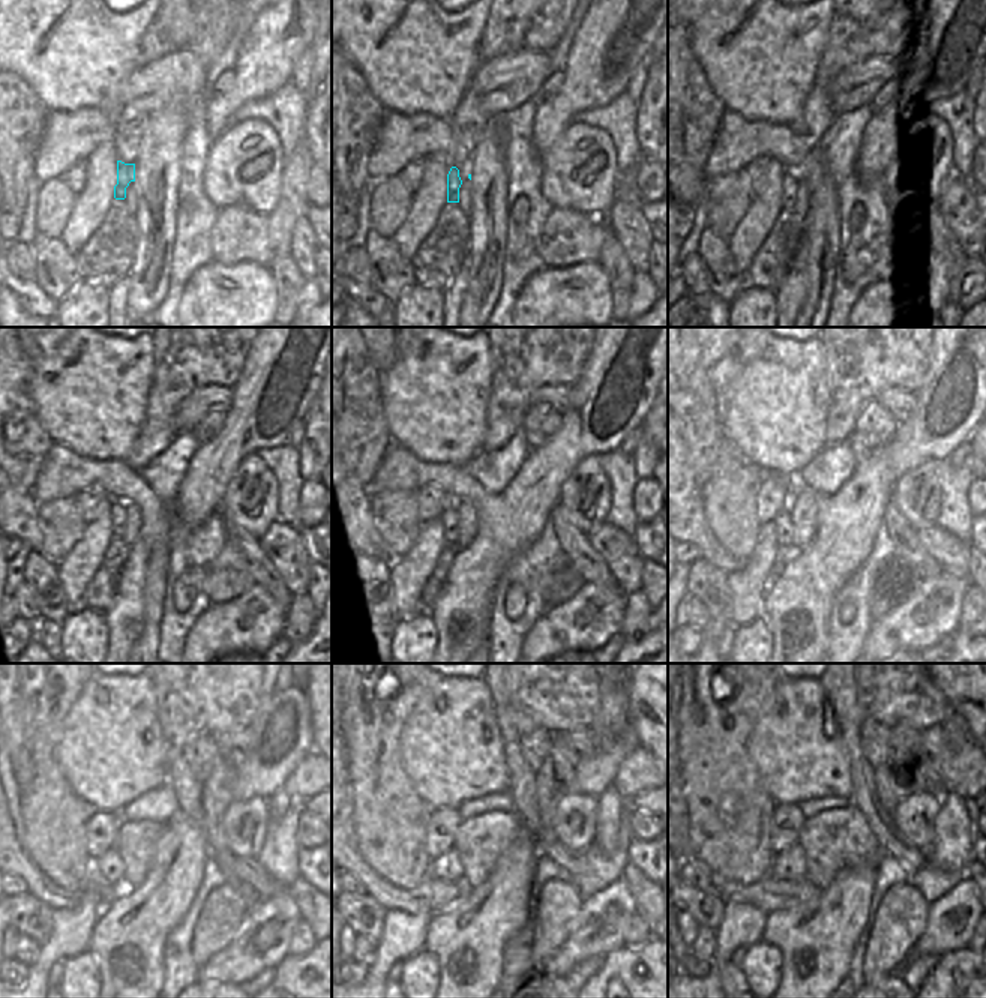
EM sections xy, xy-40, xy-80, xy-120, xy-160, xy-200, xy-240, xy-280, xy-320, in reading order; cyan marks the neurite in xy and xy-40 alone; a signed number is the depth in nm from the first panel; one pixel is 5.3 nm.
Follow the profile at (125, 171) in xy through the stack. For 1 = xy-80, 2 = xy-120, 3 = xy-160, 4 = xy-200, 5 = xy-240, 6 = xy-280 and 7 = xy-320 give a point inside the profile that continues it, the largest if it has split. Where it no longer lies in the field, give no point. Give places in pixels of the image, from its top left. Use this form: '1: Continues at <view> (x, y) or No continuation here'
1: Continues at xy-80 (790, 182)
2: Continues at xy-120 (117, 508)
3: Continues at xy-160 (450, 518)
4: Continues at xy-200 (784, 523)
5: Continues at xy-240 (108, 868)
6: Continues at xy-280 (447, 866)
7: Continues at xy-320 (788, 865).

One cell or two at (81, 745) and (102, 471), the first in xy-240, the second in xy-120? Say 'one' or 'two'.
two

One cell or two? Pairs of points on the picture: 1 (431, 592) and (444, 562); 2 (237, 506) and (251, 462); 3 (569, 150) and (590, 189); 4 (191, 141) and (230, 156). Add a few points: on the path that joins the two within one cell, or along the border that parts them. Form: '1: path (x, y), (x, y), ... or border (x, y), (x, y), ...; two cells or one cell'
1: path (434, 584), (441, 569); one cell
2: path (246, 495), (251, 486), (251, 473); one cell
3: path (569, 162), (568, 176), (578, 183); one cell
4: border (212, 138), (207, 147), (204, 176), (200, 182); two cells

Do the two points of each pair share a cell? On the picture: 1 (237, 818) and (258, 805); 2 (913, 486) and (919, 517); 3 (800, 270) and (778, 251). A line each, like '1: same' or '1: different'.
1: same
2: same
3: different

